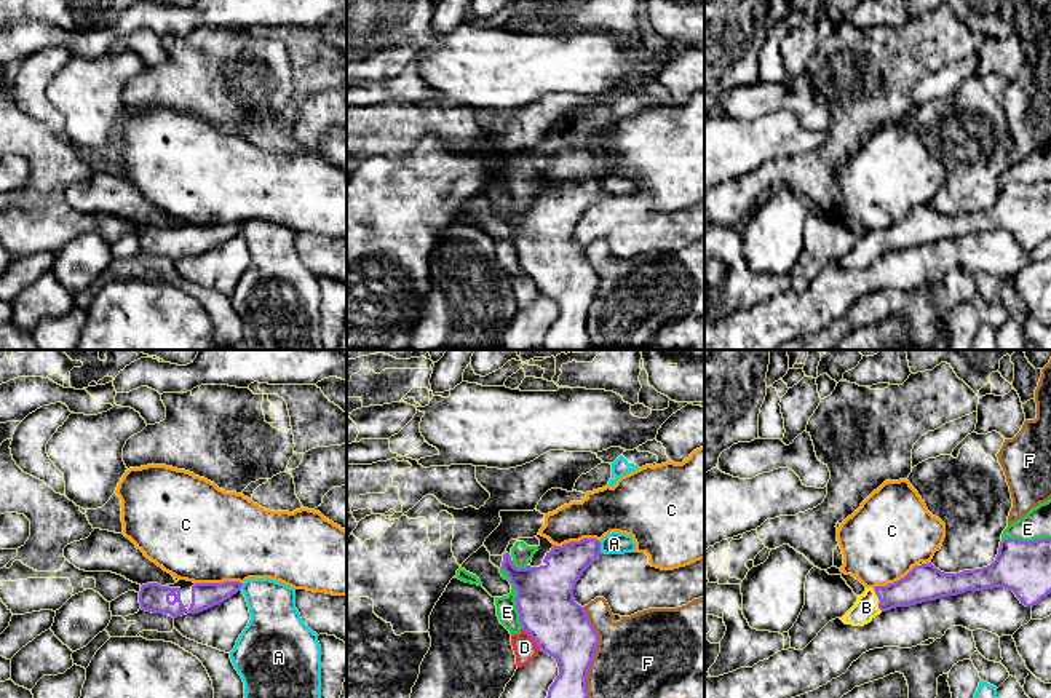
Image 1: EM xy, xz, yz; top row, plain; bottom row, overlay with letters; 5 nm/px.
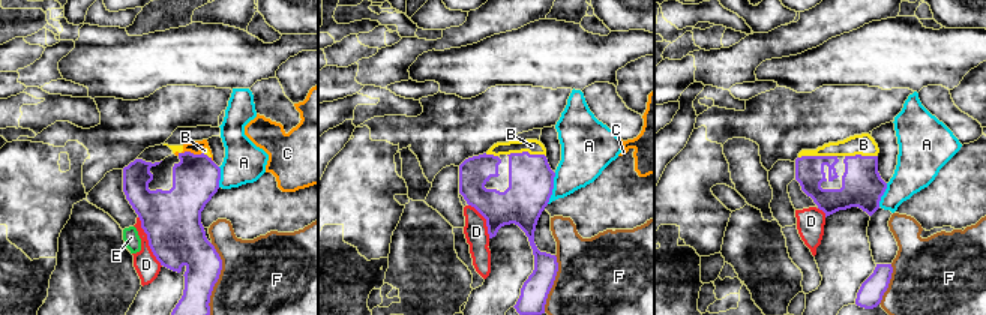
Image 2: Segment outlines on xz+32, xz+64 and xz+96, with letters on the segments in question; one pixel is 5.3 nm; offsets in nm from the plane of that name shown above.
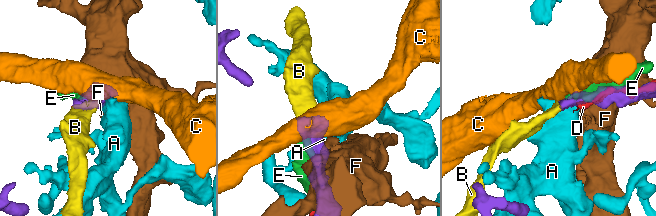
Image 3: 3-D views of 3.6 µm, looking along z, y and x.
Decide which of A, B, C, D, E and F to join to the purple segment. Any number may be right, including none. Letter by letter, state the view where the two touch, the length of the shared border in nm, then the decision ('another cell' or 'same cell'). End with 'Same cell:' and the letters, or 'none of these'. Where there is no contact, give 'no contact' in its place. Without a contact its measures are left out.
A: xz | 60 nm | another cell
B: yz | 130 nm | same cell
C: xy | 240 nm | another cell
D: xz | 140 nm | another cell
E: xz | 340 nm | another cell
F: xz | 500 nm | another cell
Same cell: B

